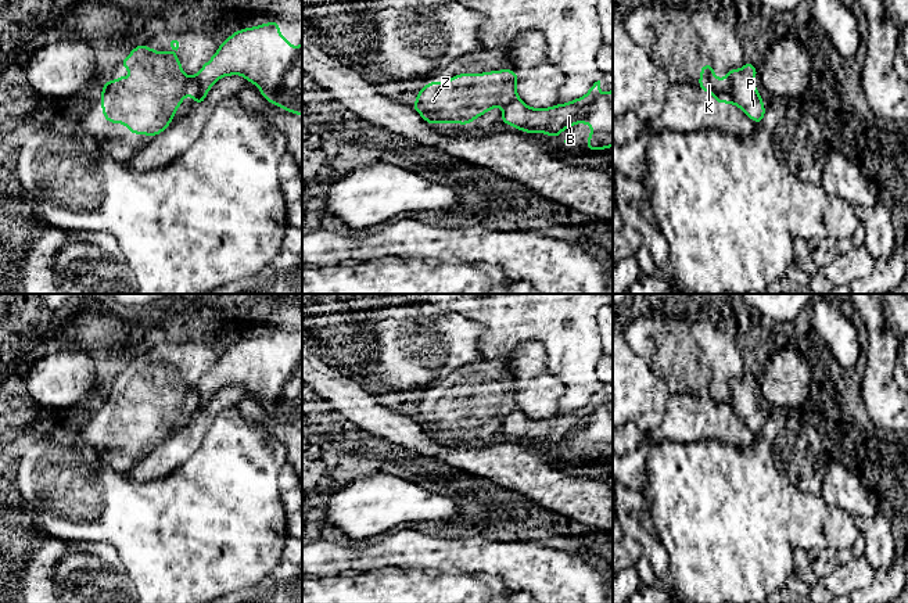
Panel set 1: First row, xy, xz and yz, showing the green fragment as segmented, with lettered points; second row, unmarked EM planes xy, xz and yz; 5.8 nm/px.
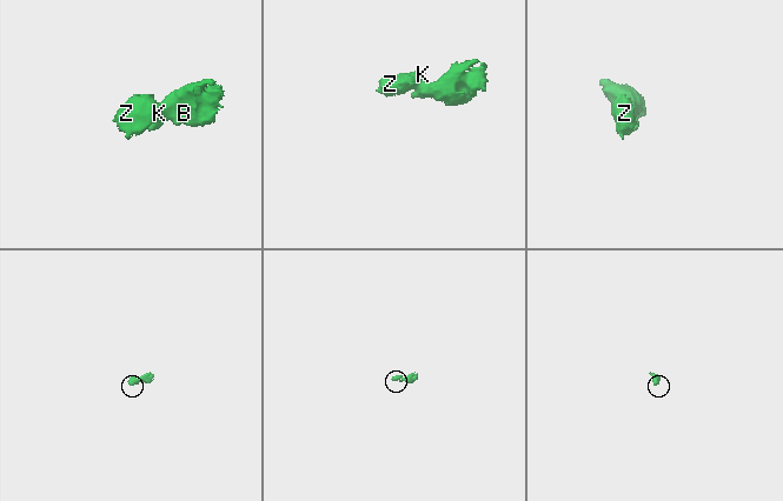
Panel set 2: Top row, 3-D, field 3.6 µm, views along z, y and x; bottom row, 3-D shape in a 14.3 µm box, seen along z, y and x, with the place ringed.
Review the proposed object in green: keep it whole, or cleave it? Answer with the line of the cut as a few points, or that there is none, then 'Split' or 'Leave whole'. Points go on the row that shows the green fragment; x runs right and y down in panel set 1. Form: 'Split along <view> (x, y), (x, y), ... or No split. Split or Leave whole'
Split along yz (728, 74), (731, 94), (725, 101). Split

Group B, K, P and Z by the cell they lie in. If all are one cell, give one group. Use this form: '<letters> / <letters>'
B P / K Z

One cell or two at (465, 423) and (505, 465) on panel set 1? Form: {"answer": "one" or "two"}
{"answer": "two"}

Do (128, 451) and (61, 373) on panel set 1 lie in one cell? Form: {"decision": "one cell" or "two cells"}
{"decision": "two cells"}

